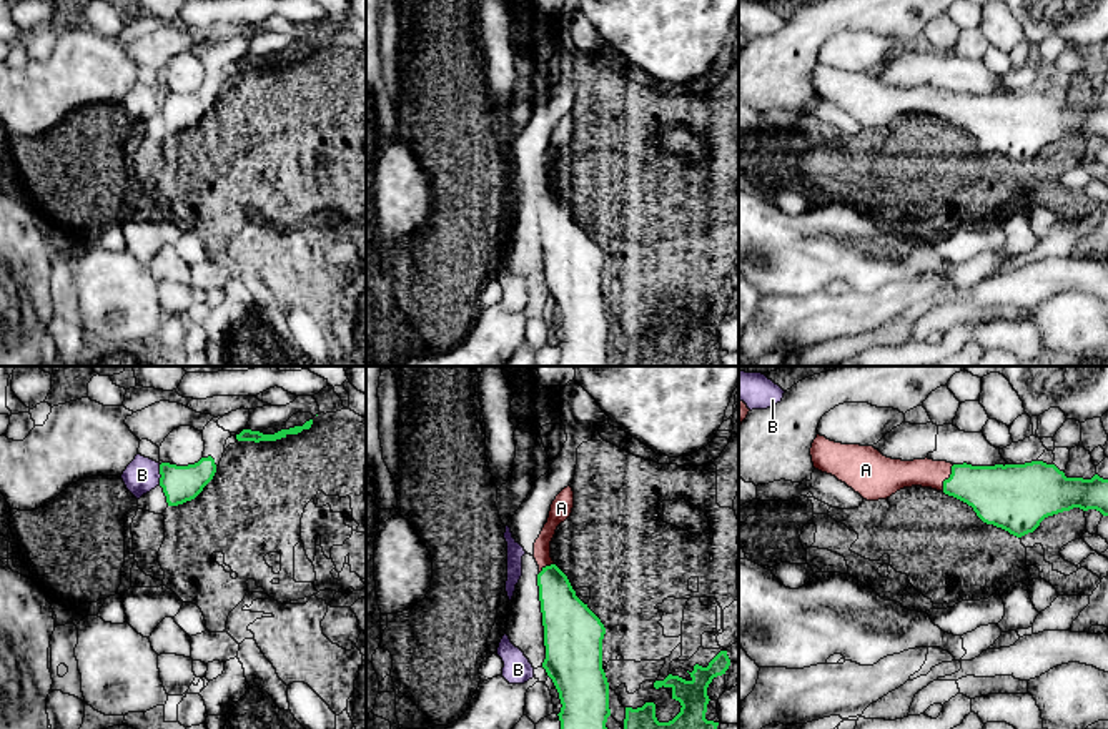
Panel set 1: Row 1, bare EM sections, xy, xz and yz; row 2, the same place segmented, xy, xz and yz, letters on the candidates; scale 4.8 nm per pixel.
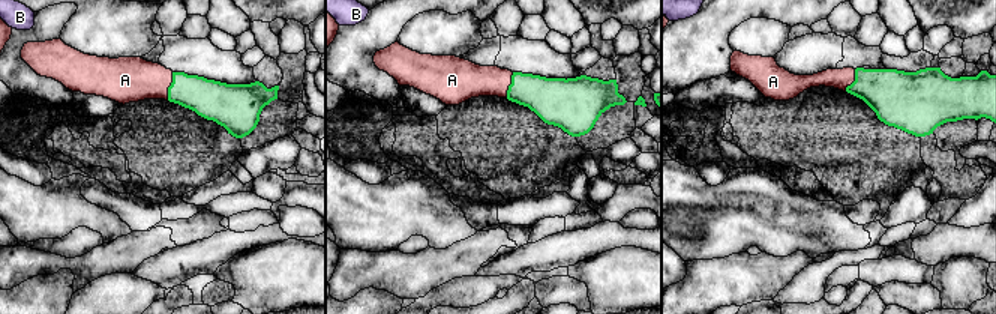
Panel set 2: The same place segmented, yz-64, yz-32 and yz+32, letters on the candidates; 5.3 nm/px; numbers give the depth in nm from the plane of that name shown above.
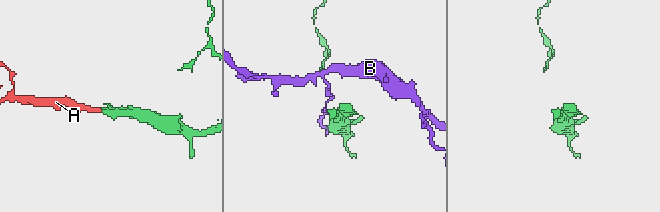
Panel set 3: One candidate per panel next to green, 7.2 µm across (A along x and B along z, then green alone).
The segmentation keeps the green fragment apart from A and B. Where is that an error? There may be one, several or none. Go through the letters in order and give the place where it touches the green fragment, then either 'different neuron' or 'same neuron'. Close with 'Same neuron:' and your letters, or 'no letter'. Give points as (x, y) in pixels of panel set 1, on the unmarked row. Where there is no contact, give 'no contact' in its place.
A: yz (949, 105) | same neuron
B: xy (160, 100) | different neuron
Same neuron: A

